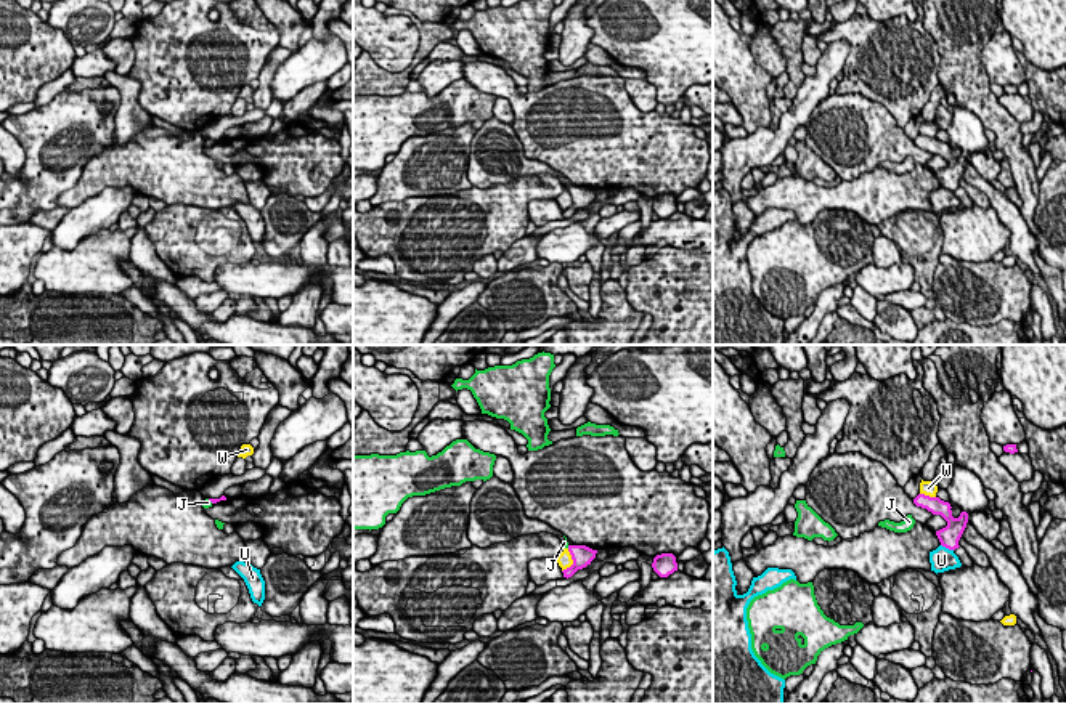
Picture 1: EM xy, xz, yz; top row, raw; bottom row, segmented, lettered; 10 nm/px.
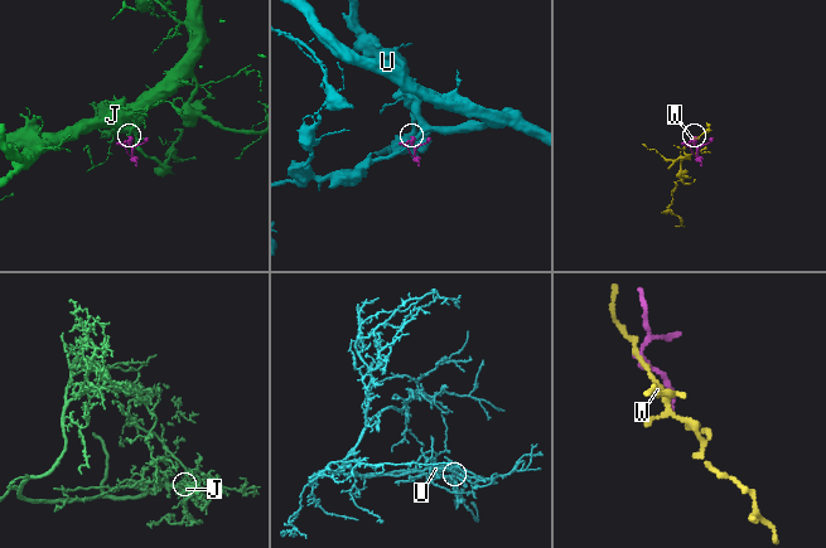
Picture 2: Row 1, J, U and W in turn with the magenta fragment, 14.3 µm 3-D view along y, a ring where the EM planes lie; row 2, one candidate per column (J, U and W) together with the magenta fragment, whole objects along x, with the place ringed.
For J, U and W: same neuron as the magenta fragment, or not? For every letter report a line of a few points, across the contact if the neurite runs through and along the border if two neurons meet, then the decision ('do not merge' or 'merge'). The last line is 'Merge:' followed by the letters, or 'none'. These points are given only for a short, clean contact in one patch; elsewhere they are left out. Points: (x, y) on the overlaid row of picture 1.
J: line xy (214, 501), (211, 501), (207, 502); merge
U: line yz (941, 544), (952, 550); do not merge
W: line xz (569, 549), (572, 563), (562, 571); do not merge
Merge: J

